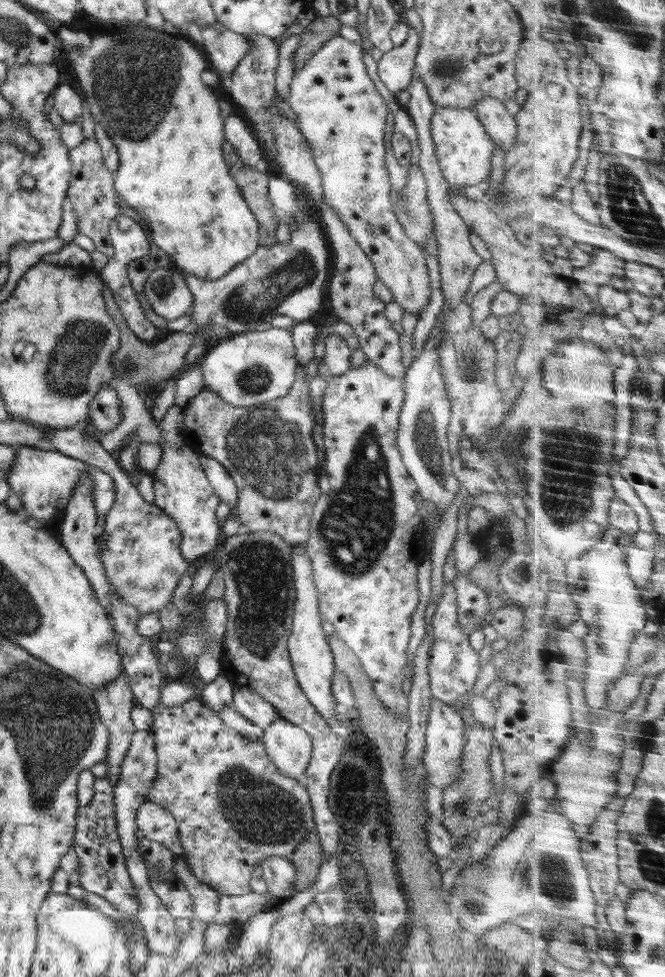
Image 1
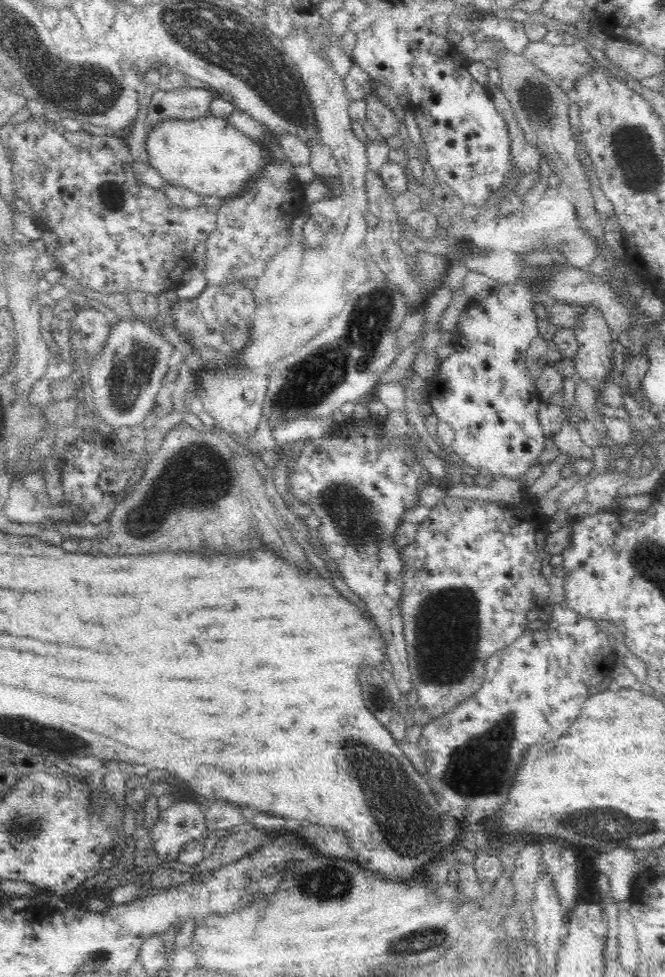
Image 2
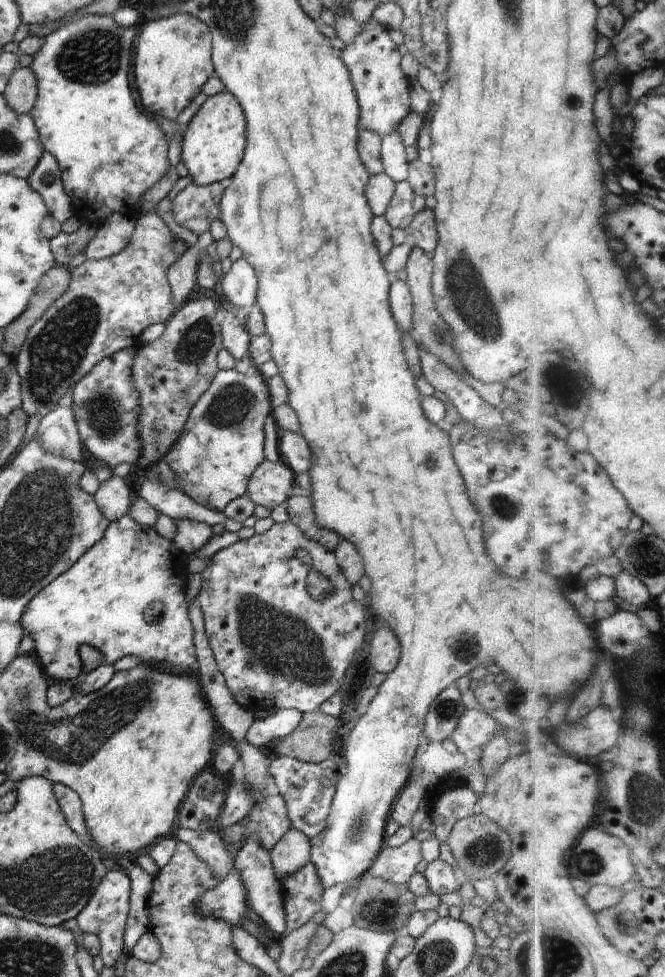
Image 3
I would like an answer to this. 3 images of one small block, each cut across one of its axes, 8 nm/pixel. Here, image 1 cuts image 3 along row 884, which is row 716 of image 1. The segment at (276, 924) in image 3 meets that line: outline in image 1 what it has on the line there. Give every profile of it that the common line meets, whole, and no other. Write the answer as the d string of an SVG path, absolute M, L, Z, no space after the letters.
M248 687L233 690L231 706L240 716L244 716L246 720L250 720L252 724L261 729L268 728L272 722L281 718L272 704Z

